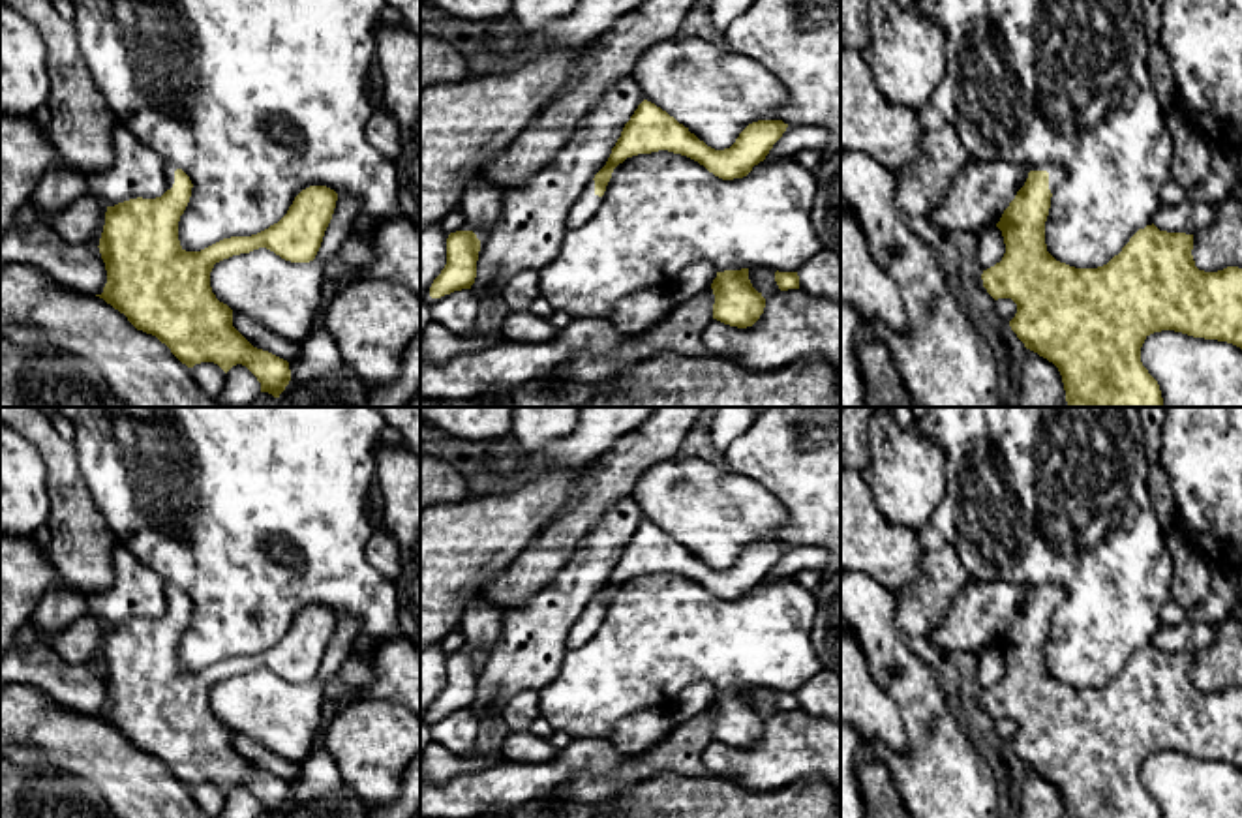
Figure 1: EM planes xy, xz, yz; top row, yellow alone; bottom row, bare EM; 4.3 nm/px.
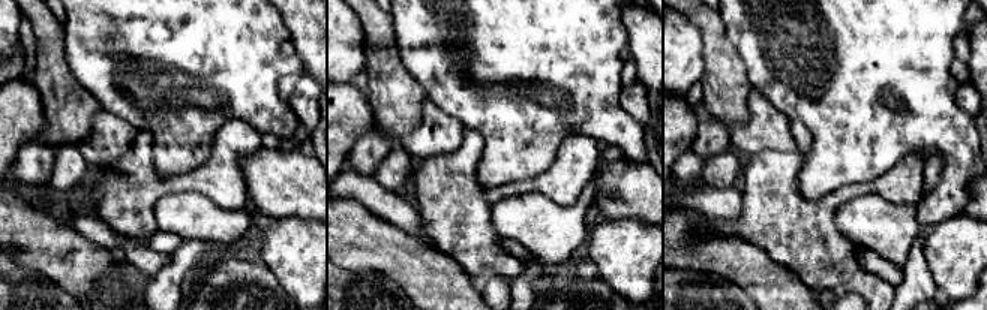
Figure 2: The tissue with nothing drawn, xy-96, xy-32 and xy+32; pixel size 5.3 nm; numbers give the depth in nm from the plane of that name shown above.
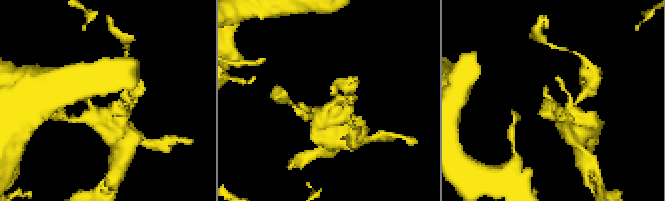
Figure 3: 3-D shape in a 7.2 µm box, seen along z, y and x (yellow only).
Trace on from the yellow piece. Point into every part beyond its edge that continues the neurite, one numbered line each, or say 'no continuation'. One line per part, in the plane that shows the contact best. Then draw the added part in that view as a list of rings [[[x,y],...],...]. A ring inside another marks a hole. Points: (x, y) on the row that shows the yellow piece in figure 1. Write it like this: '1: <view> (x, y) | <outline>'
1: yz (1057, 173) | [[[1043,163],[1039,167],[1034,167],[1032,171],[1047,171],[1049,173],[1049,189],[1051,189],[1051,193],[1066,178],[1066,169],[1058,163]]]

